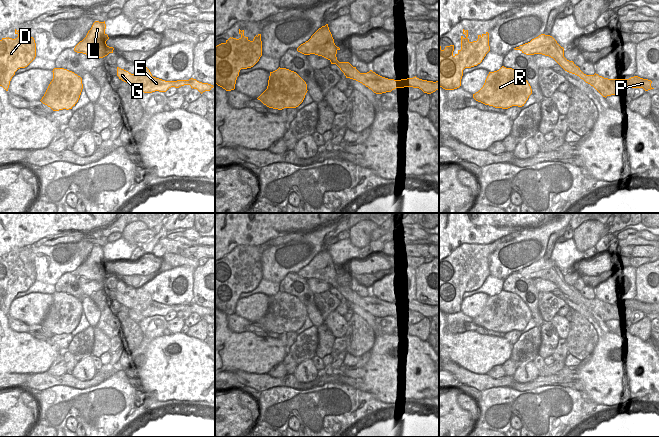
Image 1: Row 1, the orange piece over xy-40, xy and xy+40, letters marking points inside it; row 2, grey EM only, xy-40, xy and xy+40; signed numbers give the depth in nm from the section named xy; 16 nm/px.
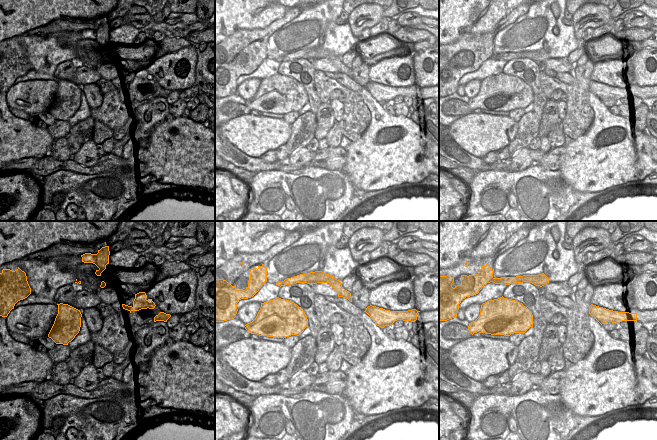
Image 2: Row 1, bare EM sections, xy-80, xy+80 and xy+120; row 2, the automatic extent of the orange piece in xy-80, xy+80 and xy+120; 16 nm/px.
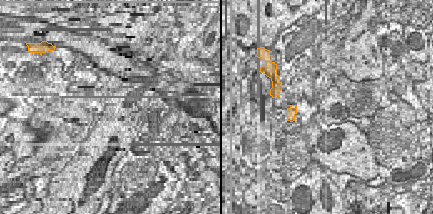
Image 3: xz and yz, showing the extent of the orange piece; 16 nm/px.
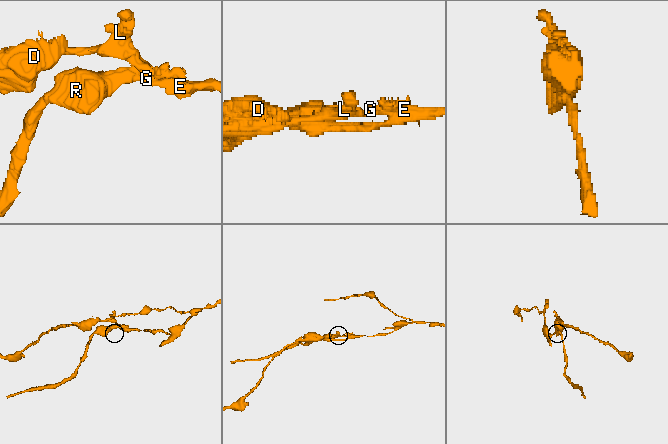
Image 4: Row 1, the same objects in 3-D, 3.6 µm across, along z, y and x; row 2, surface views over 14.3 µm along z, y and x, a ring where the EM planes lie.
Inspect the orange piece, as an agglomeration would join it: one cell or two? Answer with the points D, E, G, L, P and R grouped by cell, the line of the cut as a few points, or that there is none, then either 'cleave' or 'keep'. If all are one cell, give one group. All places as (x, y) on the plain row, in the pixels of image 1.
groups D L / E G P R; cut xy (331, 258), (323, 268), (310, 268), (304, 278); cleave

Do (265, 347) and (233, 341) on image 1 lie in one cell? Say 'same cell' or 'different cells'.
same cell

